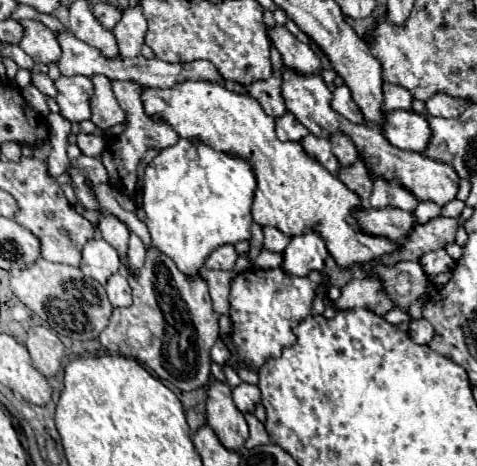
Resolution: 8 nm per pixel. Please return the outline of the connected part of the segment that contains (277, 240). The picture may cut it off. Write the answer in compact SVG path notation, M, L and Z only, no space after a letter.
M270 226L264 228L264 248L272 252L282 252L288 244L290 244L290 236L280 232L278 228L270 228Z

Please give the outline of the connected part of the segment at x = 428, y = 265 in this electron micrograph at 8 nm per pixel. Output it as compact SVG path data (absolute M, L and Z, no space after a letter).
M442 248L442 250L434 250L434 252L428 252L426 256L422 256L420 266L428 276L436 276L442 272L450 272L454 268L454 260Z

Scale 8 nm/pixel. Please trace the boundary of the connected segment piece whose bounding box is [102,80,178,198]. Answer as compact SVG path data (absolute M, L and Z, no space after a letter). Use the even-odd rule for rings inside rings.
M114 80L112 82L112 90L114 90L114 96L118 100L118 104L122 106L122 110L126 112L126 128L122 134L114 136L104 152L102 152L102 164L104 168L108 170L110 174L110 184L116 186L120 192L128 194L128 196L138 196L140 192L140 184L138 184L138 166L140 166L140 160L144 156L144 152L156 148L156 150L164 150L168 146L174 146L178 142L178 136L176 132L170 132L170 128L166 128L166 124L158 124L156 120L150 120L144 112L142 112L142 102L138 100L138 92L142 92L142 84L134 84L132 80L128 82L118 82Z

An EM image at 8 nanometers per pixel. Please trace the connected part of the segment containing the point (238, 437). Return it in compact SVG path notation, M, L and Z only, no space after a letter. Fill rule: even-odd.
M214 382L208 390L206 418L220 442L230 450L240 450L248 438L244 414L232 400L232 388L226 382Z

